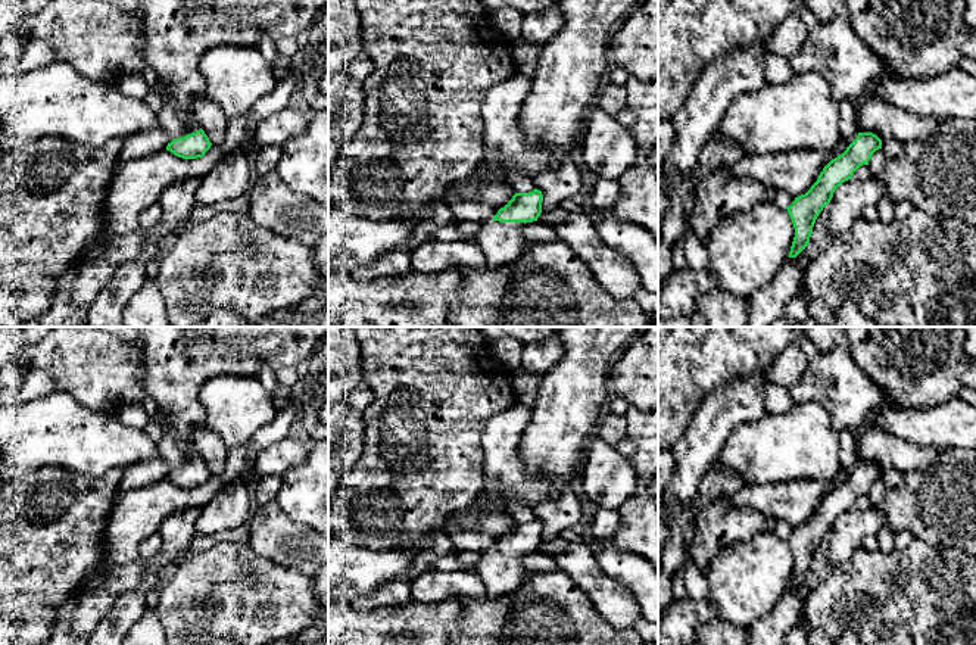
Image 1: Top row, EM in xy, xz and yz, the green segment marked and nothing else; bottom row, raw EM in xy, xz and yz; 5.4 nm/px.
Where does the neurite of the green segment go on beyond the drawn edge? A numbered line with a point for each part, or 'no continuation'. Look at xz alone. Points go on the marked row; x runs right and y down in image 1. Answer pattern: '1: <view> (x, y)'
1: xz (502, 243)

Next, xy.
1: xy (192, 122)

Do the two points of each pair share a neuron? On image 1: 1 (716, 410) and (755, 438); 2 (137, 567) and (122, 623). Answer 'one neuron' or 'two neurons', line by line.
1: two neurons
2: two neurons

